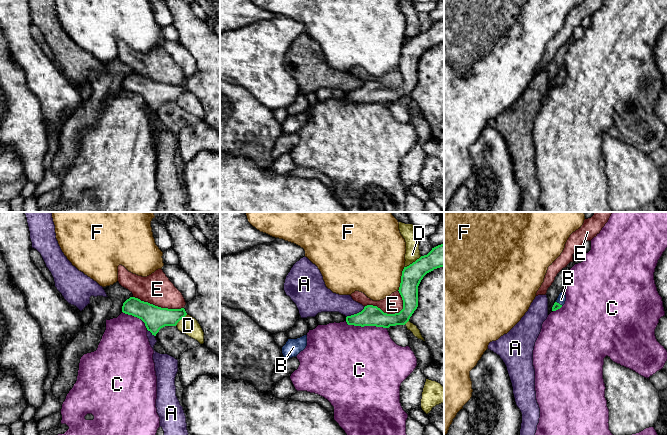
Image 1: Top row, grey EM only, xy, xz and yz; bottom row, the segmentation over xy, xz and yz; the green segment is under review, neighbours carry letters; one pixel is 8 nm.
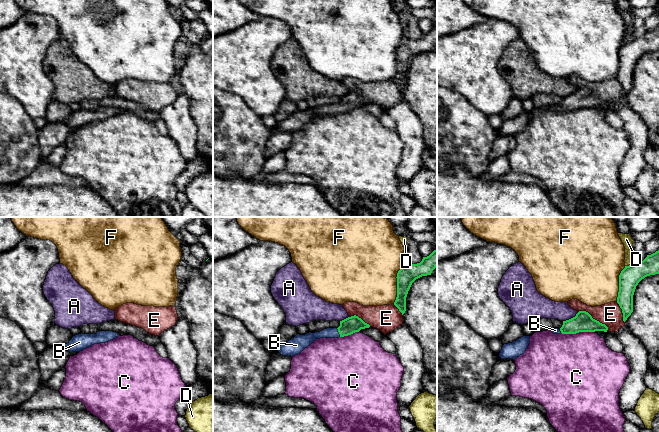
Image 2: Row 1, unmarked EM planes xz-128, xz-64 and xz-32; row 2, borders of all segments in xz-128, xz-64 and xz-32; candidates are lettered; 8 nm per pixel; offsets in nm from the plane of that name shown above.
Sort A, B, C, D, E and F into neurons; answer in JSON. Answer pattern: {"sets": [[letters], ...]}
{"sets": [["A"], ["B"], ["C"], ["D"], ["E"], ["F"]]}

